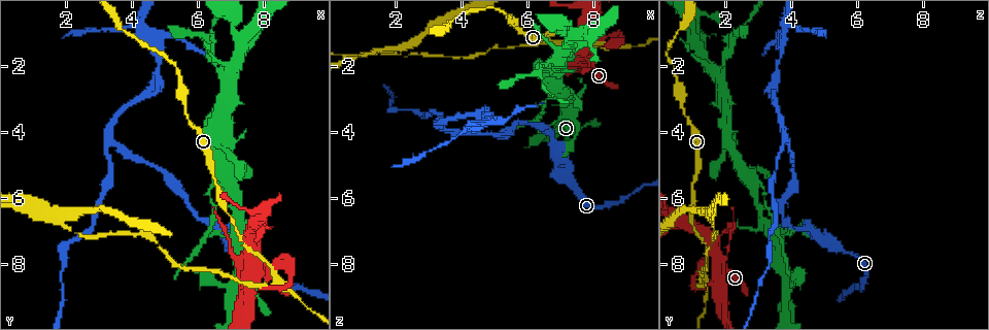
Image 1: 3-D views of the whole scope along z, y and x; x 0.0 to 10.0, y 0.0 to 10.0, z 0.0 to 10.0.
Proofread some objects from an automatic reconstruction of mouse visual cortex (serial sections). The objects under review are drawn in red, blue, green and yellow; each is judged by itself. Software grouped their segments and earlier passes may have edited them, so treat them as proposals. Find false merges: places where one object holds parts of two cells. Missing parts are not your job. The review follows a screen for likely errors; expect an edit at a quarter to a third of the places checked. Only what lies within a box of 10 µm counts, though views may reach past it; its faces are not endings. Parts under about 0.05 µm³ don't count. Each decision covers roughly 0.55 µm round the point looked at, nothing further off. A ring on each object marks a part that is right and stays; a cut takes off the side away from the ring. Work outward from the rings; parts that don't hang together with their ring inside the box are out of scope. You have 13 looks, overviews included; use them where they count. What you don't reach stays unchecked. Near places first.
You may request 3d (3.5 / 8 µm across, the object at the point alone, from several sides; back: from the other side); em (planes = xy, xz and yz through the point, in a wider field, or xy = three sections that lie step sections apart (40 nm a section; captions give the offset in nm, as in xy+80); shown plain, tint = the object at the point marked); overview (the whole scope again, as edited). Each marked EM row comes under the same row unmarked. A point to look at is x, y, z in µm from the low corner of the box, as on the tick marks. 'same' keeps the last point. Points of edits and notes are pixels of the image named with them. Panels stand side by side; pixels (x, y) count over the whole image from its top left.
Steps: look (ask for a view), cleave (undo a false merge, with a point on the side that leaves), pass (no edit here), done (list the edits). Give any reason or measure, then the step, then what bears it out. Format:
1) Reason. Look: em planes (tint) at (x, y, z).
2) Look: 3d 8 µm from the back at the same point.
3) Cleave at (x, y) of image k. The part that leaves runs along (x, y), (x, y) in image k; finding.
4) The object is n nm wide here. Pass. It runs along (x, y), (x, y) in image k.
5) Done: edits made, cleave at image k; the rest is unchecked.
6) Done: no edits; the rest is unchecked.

Side arm on a straight run. Look: 3d 3.5 µm at (8.45, 8.50, 1.45).

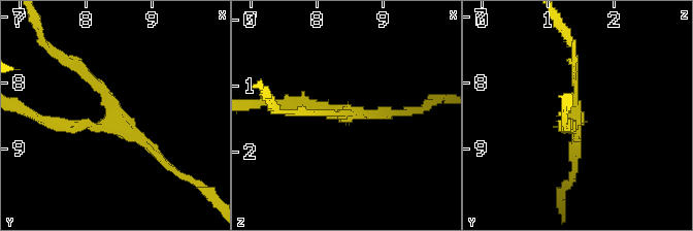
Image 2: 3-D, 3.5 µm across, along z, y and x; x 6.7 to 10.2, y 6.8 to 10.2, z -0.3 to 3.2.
3 arms meet here; the arms are 150, 150, 200 nm wide. Look: em xy step 3 (tint) at (8.45, 8.55, 1.40).

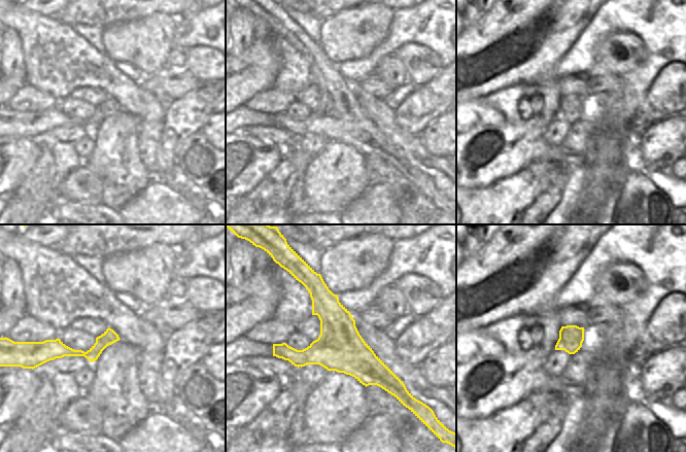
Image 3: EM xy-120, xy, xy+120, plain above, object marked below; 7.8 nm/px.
Pass. It runs along (575, 59), (575, 123), (564, 123) in image 2; one cell here.

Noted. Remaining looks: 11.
Thick turns thin. Look: 3d 3.5 µm at (8.05, 6.80, 0.80).

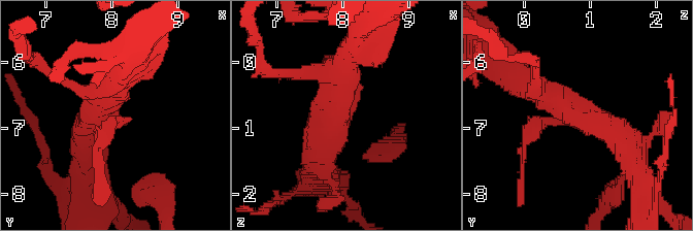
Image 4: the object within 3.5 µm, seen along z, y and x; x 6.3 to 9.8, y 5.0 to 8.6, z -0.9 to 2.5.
3 arms meet here; the arms are 200, 250, 450 nm wide. Look: em xy step 2 (tint) at (8.05, 6.85, 0.75).

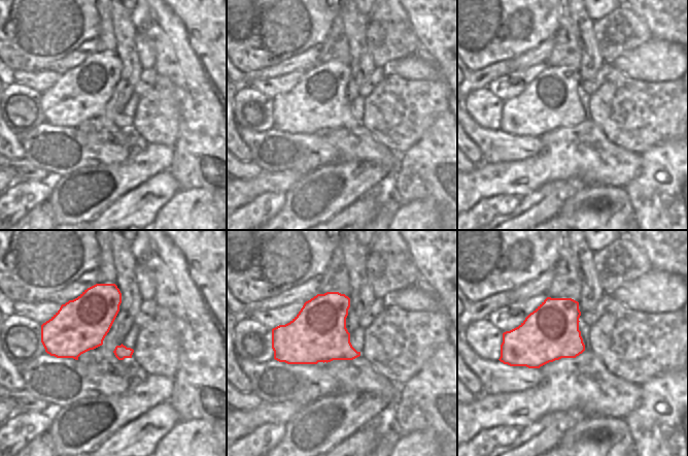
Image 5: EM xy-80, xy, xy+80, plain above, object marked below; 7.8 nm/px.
Pass. It runs along (317, 159), (355, 100), (333, 64) in image 4; continuous, no second cell.

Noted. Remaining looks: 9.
Three arms meet. Look: 3d 3.5 µm from the back at (3.35, 4.25, 3.80).

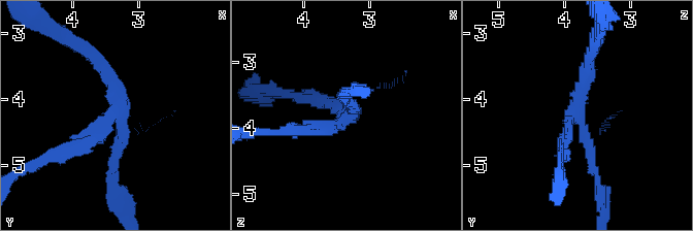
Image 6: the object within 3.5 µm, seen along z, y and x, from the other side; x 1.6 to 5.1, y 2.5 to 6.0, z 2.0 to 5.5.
Shape alone is not enough. Look: em planes (tint) at (3.35, 4.15, 3.85).

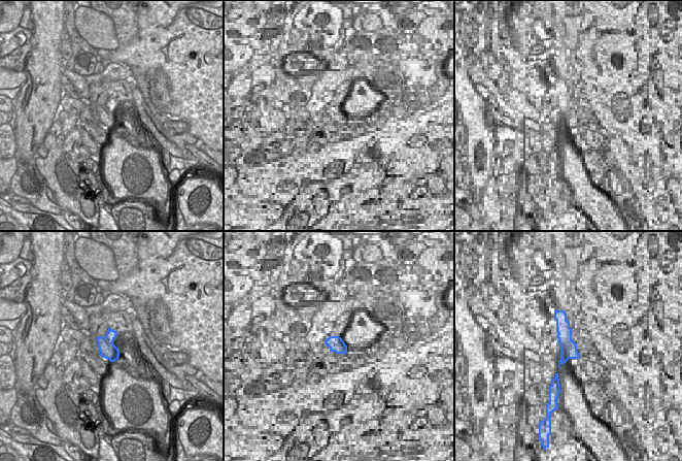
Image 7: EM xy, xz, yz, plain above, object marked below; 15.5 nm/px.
The arms are 150, 150, 200 nm wide. Cleave at (113, 163) of image 6. A second cell is stuck on.

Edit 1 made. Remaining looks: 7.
Abrupt turn. Look: 3d 8 µm at (1.90, 6.65, 1.55).

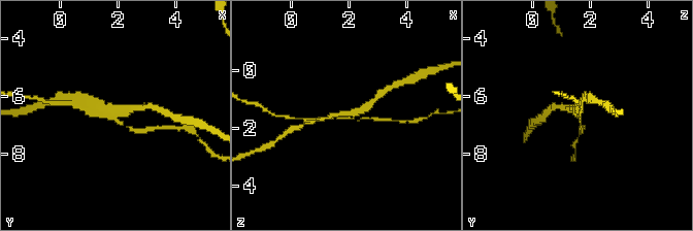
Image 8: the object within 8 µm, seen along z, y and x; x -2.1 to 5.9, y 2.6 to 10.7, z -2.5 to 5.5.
Zoom in. Look: 3d 3.5 µm at the same point.

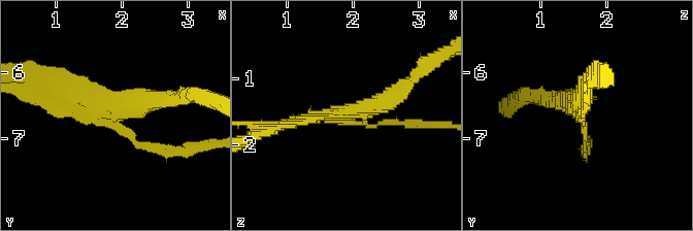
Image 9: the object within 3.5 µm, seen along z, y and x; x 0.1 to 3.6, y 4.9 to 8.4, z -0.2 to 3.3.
3 arms meet here; the arms are 100, 200, 300 nm wide; need the tissue. Look: em xy step 1 (tint) at (1.90, 6.60, 1.55).

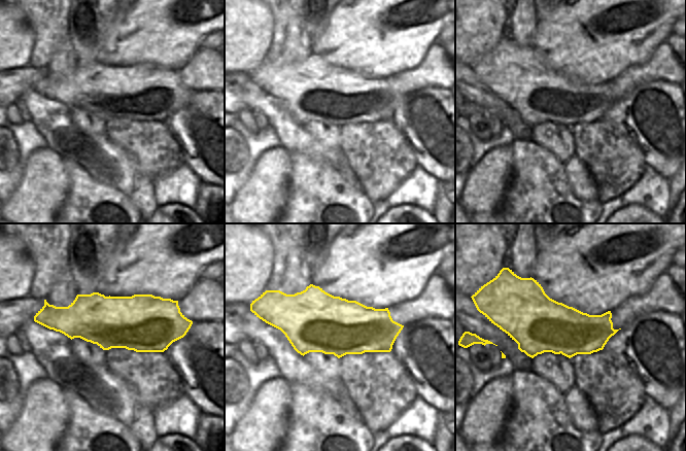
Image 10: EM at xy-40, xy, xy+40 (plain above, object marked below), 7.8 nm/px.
Cleave at (359, 107) of image 9. The part that leaves runs along (345, 117), (381, 104), (425, 67) in image 9; a second cell is stuck on.

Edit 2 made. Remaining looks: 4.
Three-way junction. Look: 3d 3.5 µm at (7.05, 2.40, 1.85).

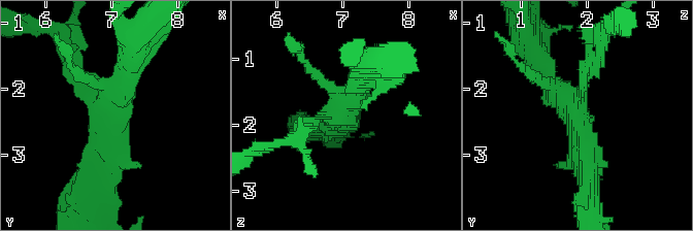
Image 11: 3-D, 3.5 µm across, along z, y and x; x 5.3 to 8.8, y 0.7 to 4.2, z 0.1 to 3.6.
Look: em xy step 2 (tint) at (7.00, 2.30, 1.80).

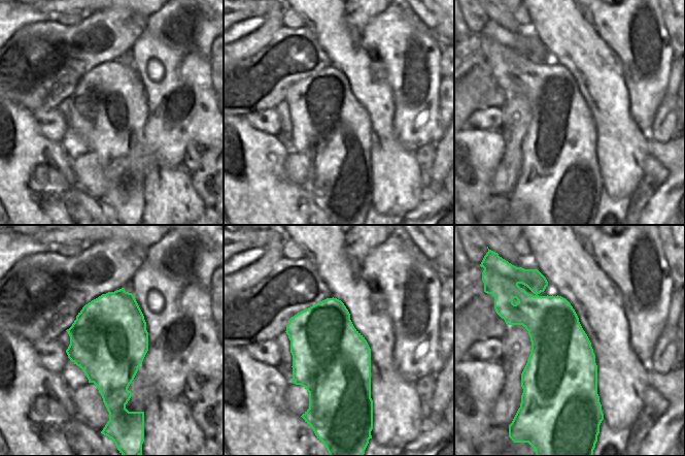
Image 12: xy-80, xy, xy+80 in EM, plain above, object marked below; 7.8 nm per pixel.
Pass. It runs along (591, 173), (575, 113), (538, 57) in image 11; one cell here.

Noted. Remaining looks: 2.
Done: edits made, cleave at image 6, cleave at image 9; the rest is unchecked.

